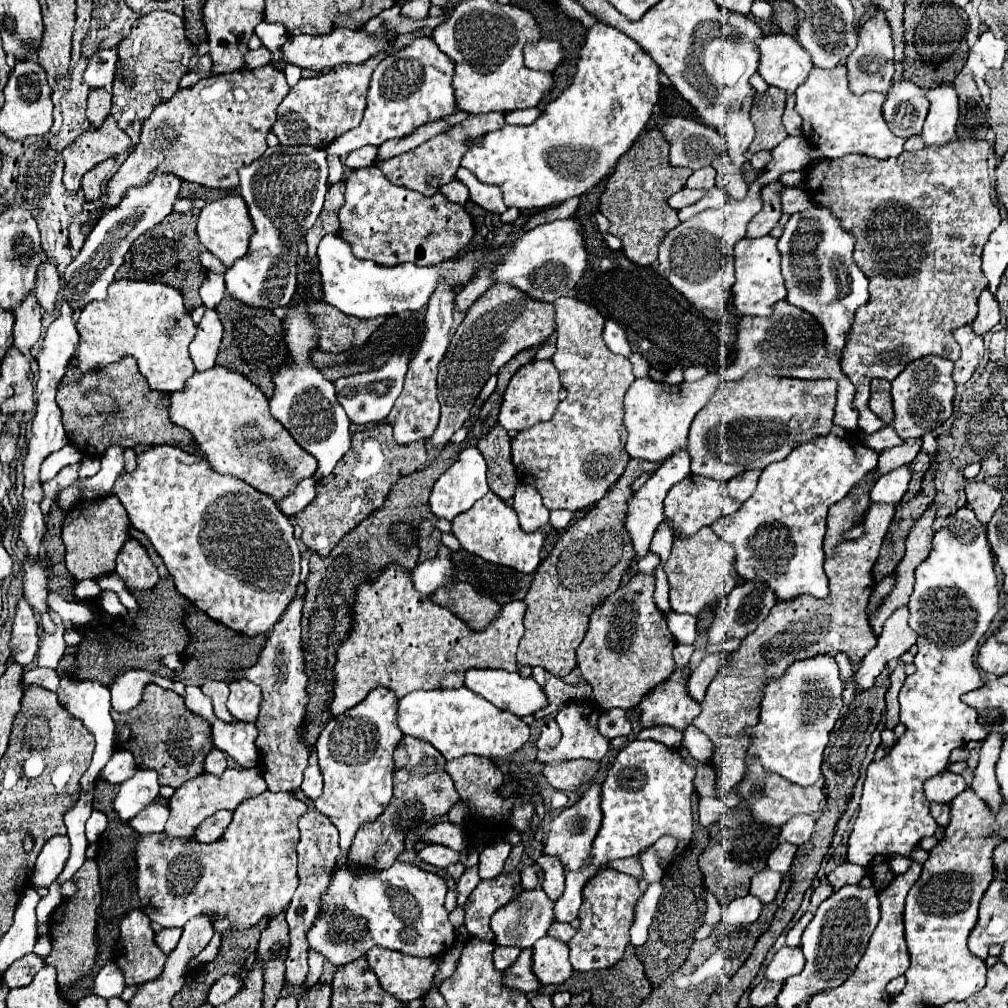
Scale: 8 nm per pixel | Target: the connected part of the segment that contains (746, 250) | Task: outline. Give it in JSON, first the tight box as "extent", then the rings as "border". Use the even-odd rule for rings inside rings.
{"extent":[734,236,786,316],"border":[[[762,236],[762,238],[743,238],[734,248],[734,267],[736,284],[734,292],[734,306],[740,314],[748,316],[768,316],[772,314],[772,306],[778,300],[786,298],[786,286],[780,272],[780,252],[776,248],[776,238]]]}

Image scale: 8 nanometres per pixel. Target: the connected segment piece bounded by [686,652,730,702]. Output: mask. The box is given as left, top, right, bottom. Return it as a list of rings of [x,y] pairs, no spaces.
[[[716,652],[716,654],[708,654],[700,666],[690,674],[688,678],[688,684],[686,684],[686,690],[688,690],[688,696],[696,702],[702,702],[704,696],[706,696],[706,688],[708,684],[714,680],[714,676],[718,674],[718,670],[728,662],[728,654],[722,654],[722,652]]]

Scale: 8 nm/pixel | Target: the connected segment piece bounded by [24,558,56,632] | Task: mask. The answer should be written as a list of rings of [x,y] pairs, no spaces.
[[[28,558],[24,560],[24,596],[30,602],[30,606],[36,610],[40,624],[44,630],[54,630],[56,626],[52,624],[48,616],[48,604],[46,604],[46,594],[48,594],[48,572],[40,572],[40,566],[48,566],[46,560],[36,560],[34,564],[28,564]]]

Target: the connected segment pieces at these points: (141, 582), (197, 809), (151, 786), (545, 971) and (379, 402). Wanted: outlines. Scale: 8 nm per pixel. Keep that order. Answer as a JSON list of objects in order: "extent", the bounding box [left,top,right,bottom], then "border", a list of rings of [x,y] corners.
[{"extent":[116,538,160,590],"border":[[[132,538],[126,540],[118,554],[116,572],[124,578],[128,590],[148,590],[160,580],[158,570],[152,564],[146,548]]]},{"extent":[166,768,266,840],"border":[[[228,768],[222,776],[214,774],[200,774],[194,780],[184,782],[180,788],[176,788],[174,796],[170,798],[170,818],[166,822],[166,834],[172,838],[184,838],[190,840],[194,828],[208,816],[216,814],[218,810],[236,810],[240,802],[254,798],[266,790],[266,782],[258,768]]]},{"extent":[114,770,160,822],"border":[[[138,770],[130,780],[120,784],[114,798],[114,812],[120,822],[128,822],[136,812],[144,810],[158,796],[160,784],[154,770]]]},{"extent":[534,936,572,984],"border":[[[544,936],[534,944],[534,974],[542,984],[562,984],[572,976],[568,960],[568,944]]]},{"extent":[334,350,414,424],"border":[[[404,350],[402,354],[396,354],[394,358],[390,358],[388,364],[384,364],[380,370],[338,378],[334,382],[336,384],[338,402],[346,410],[348,418],[352,420],[352,424],[368,424],[368,422],[384,422],[386,420],[386,416],[390,414],[396,398],[402,392],[404,376],[406,376],[408,362],[412,360],[412,356],[414,356],[412,350]]]}]

